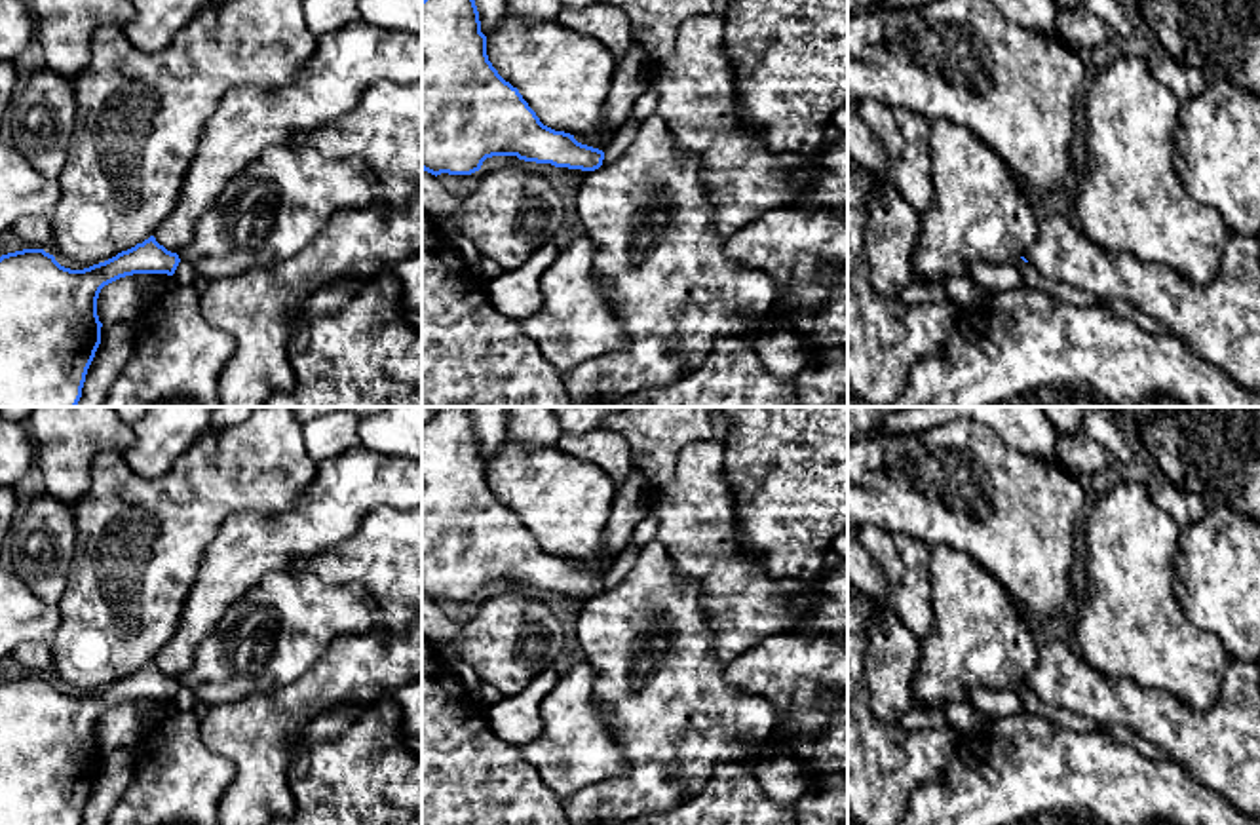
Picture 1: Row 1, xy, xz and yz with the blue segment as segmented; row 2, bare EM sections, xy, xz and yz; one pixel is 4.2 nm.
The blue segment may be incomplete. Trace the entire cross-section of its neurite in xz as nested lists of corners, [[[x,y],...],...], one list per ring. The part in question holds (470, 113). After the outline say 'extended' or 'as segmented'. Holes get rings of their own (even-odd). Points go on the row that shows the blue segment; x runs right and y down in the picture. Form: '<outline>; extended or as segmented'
[[[422,0],[422,169],[471,175],[492,156],[595,171],[604,152],[540,122],[487,55],[475,0]]]; as segmented

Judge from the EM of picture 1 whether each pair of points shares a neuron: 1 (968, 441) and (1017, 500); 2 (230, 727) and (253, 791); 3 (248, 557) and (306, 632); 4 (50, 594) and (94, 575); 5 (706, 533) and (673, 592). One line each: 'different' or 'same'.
1: same
2: same
3: different
4: different
5: different

